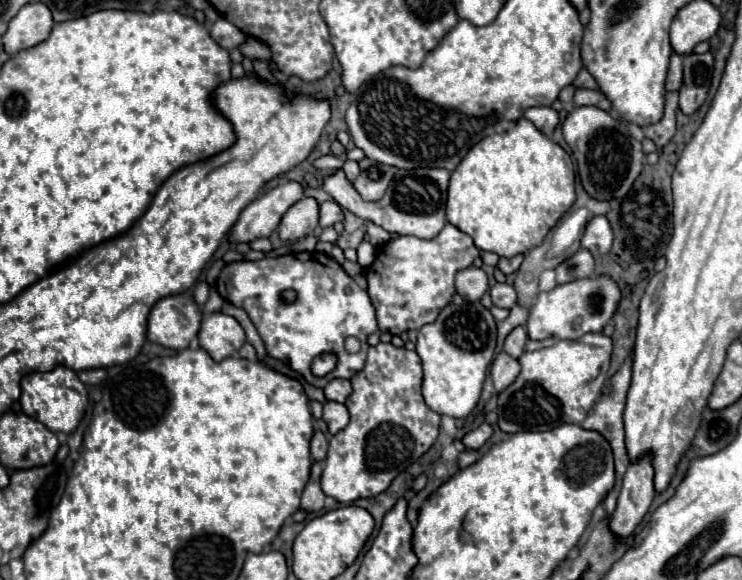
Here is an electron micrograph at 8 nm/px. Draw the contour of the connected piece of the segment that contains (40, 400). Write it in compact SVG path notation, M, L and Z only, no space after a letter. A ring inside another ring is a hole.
M55 366L51 372L29 372L21 378L21 408L27 416L35 416L41 424L47 424L51 432L69 434L77 428L85 414L87 388L77 374L65 366Z

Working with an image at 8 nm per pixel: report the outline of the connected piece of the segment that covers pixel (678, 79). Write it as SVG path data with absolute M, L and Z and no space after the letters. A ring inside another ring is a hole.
M673 54L671 64L669 64L669 74L667 74L667 90L679 90L683 84L683 66L681 66L681 56Z

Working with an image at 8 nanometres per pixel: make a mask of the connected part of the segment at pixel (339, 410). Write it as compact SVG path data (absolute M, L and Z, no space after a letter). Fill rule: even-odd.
M325 402L323 404L323 420L329 426L329 434L337 434L349 424L349 412L339 402Z

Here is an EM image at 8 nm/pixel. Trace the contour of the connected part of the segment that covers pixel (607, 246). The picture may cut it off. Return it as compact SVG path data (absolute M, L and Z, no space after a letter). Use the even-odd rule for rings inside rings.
M595 216L585 228L581 246L587 248L591 254L607 254L611 250L611 240L613 232L607 216Z

